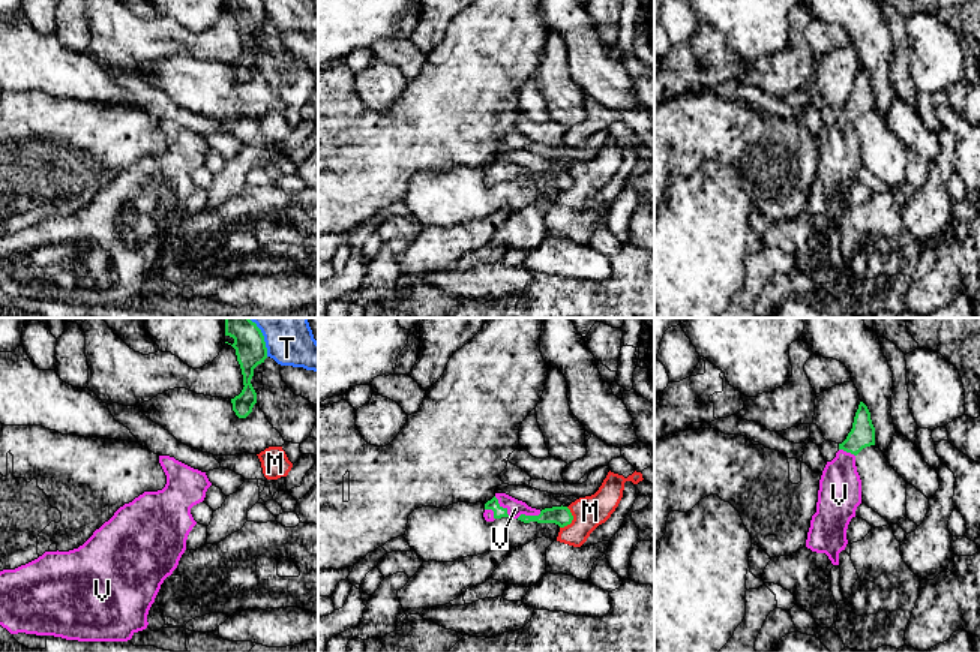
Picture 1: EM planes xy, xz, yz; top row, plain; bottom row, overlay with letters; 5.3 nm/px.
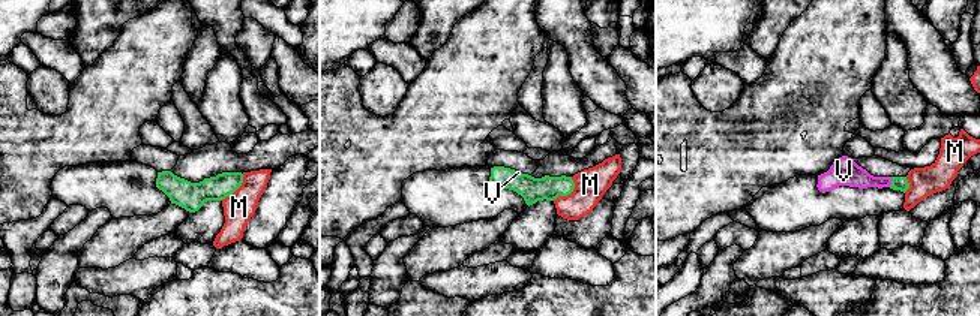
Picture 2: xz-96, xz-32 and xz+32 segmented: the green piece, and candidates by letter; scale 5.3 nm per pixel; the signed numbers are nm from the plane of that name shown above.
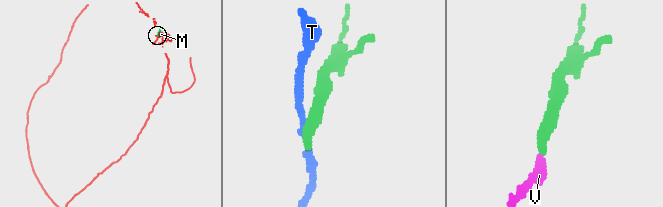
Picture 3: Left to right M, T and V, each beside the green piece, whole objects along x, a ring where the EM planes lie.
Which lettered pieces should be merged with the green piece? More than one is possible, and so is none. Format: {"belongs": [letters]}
{"belongs": ["V"]}

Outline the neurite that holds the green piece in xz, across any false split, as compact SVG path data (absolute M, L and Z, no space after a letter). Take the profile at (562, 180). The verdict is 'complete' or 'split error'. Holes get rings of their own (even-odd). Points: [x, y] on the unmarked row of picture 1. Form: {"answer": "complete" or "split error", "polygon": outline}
{"answer": "split error", "polygon": "M495 157L495 160L485 168L483 181L486 186L494 186L495 183L501 181L510 181L518 183L524 187L555 187L560 192L570 189L573 184L573 180L567 171L561 169L545 172L540 175L506 157Z"}

